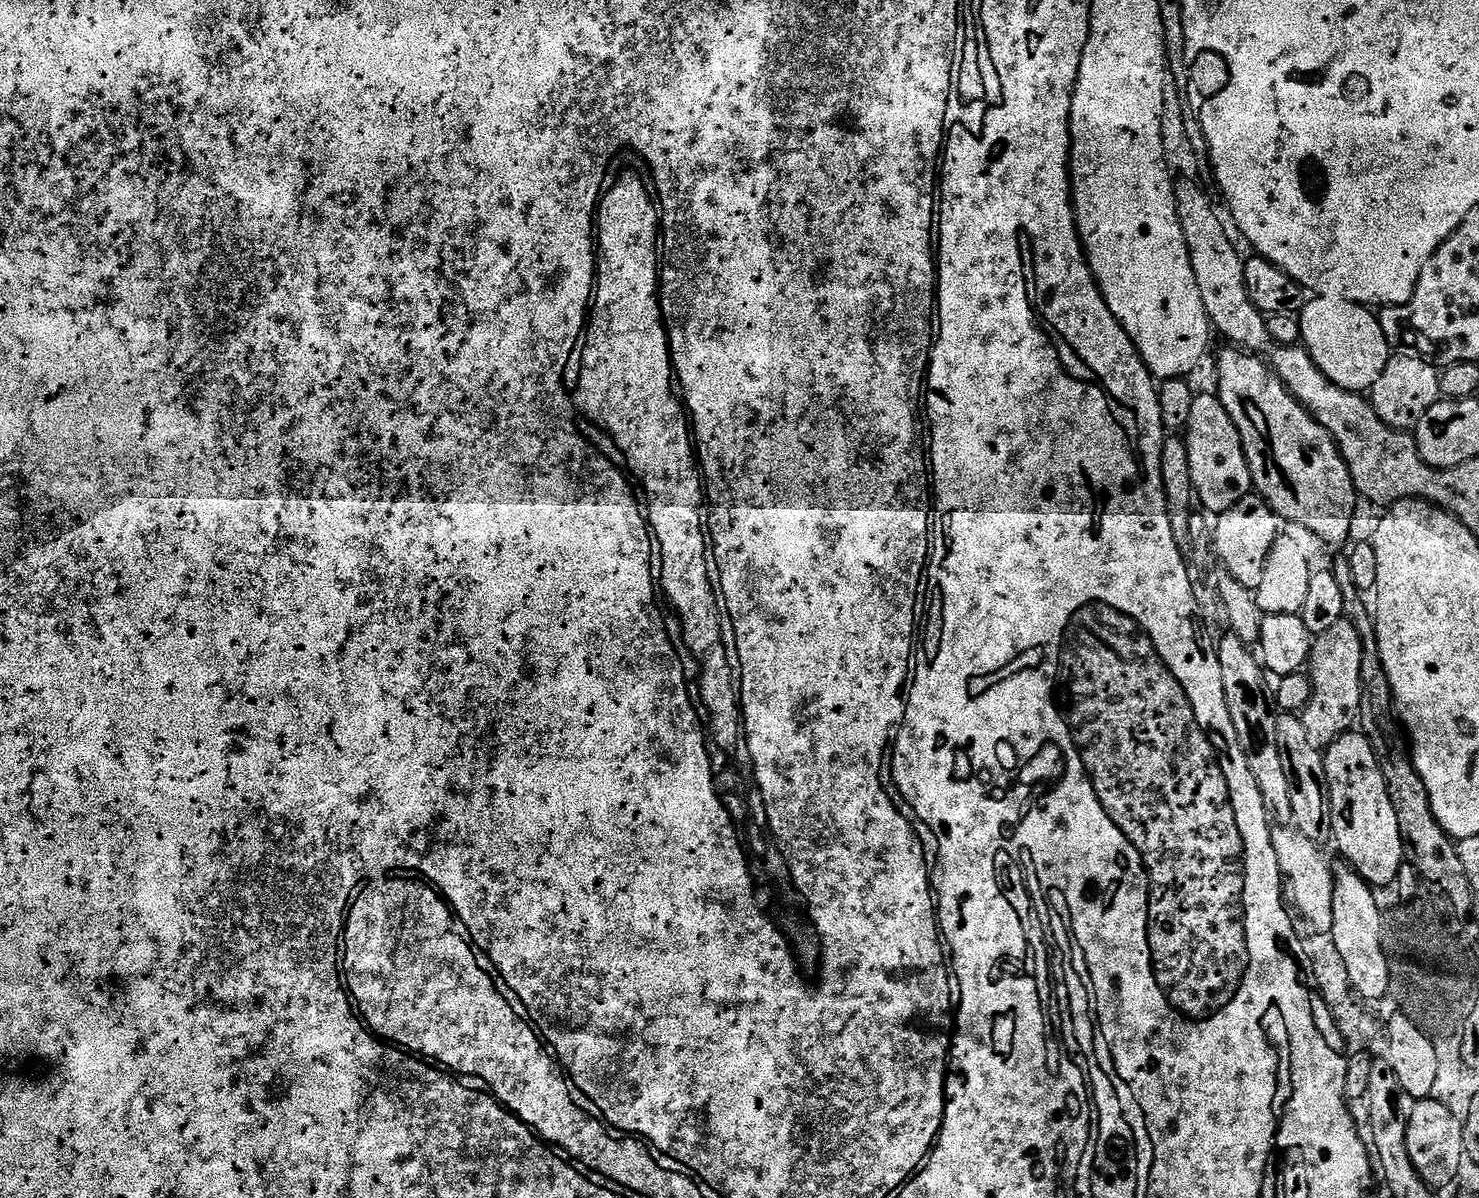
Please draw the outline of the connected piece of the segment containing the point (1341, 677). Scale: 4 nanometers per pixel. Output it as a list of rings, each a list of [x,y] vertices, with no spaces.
[[[1347,618],[1334,622],[1334,626],[1330,626],[1330,630],[1326,630],[1322,635],[1313,639],[1310,655],[1312,692],[1302,709],[1304,736],[1313,748],[1327,750],[1338,737],[1345,736],[1347,732],[1351,732],[1357,727],[1360,718],[1359,700],[1362,698],[1362,658],[1362,638],[1359,636],[1359,630]]]

